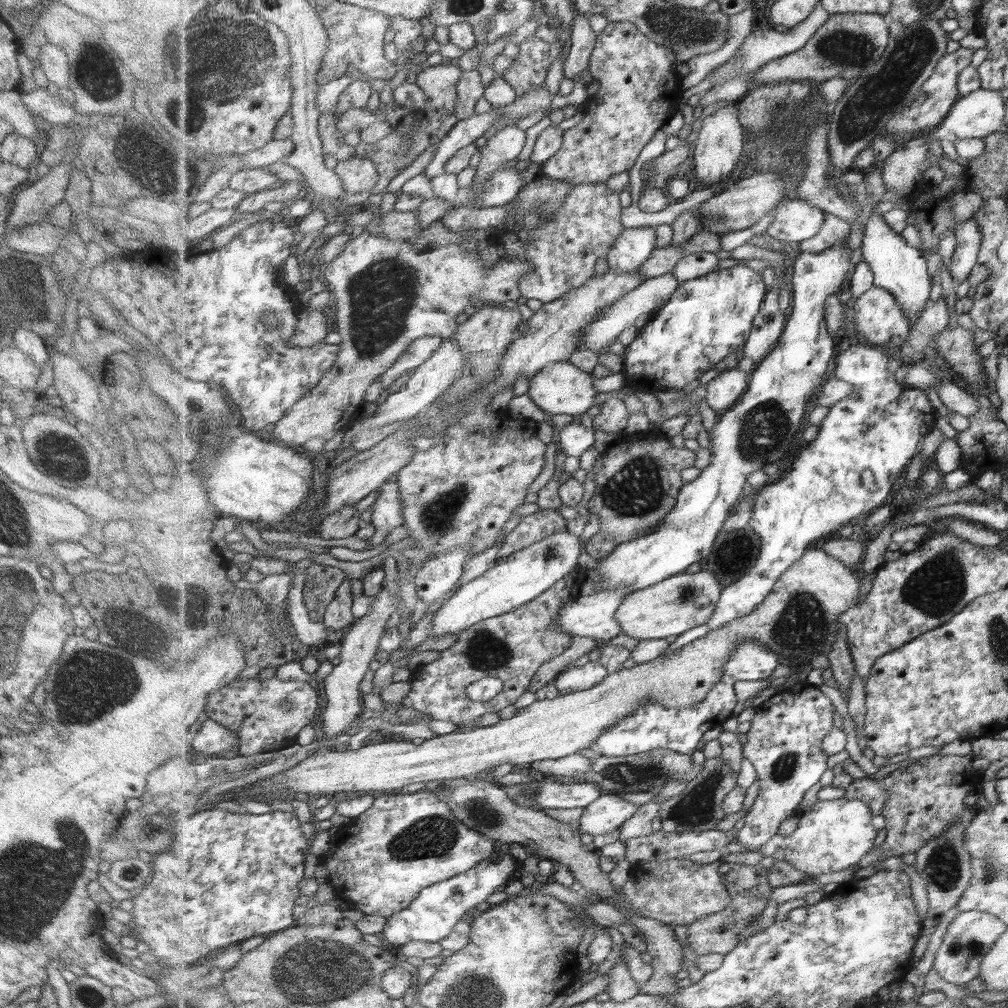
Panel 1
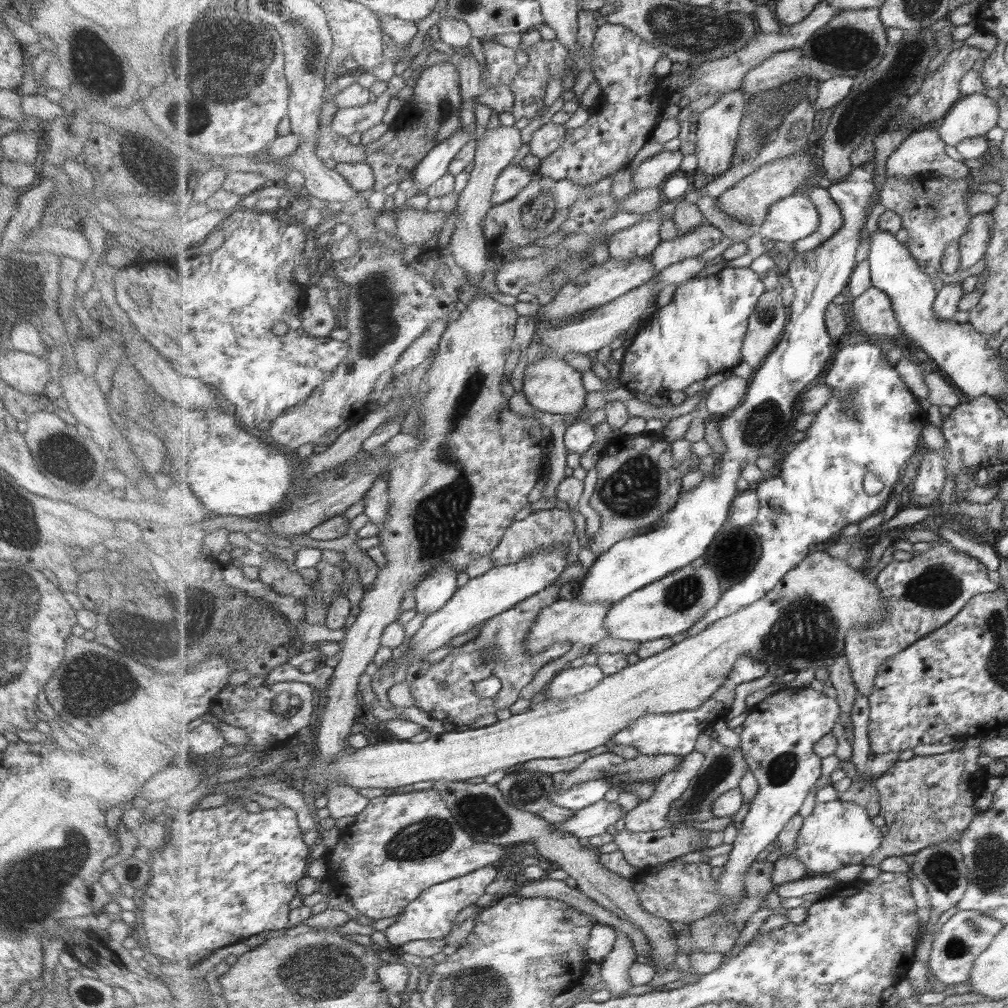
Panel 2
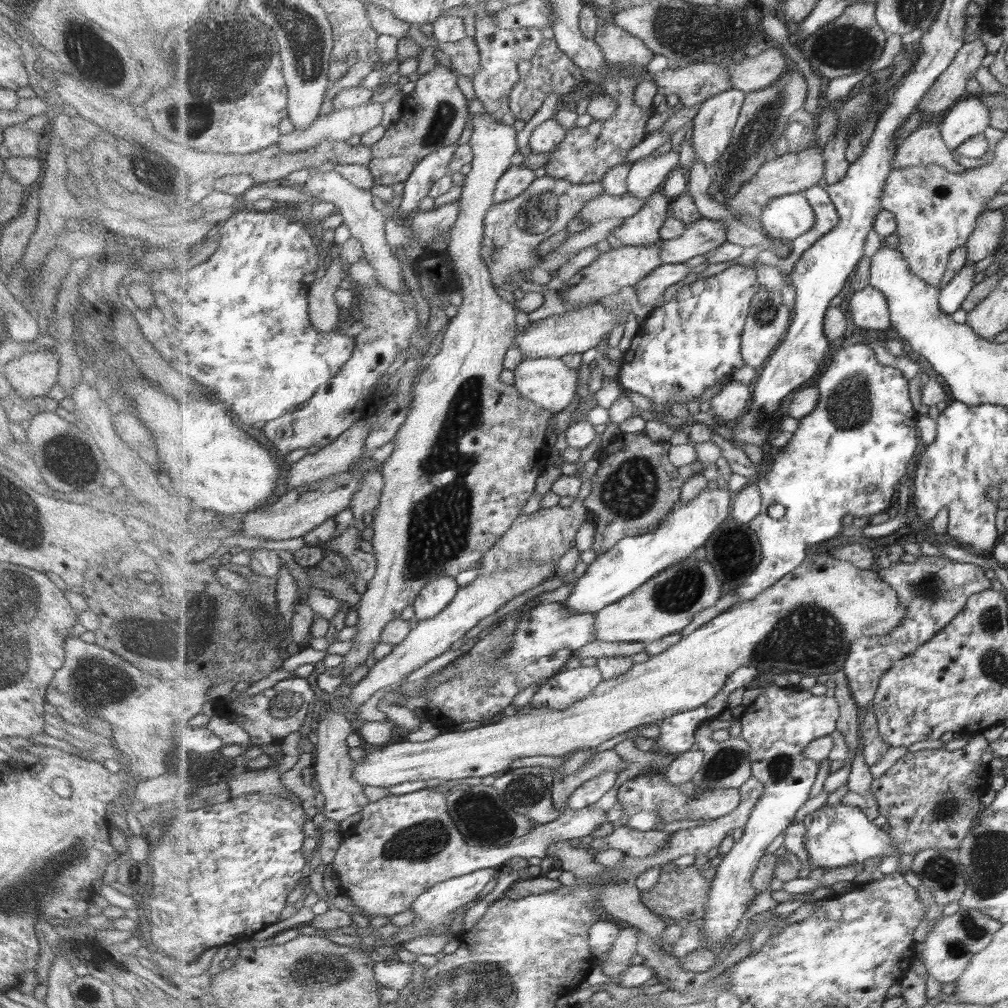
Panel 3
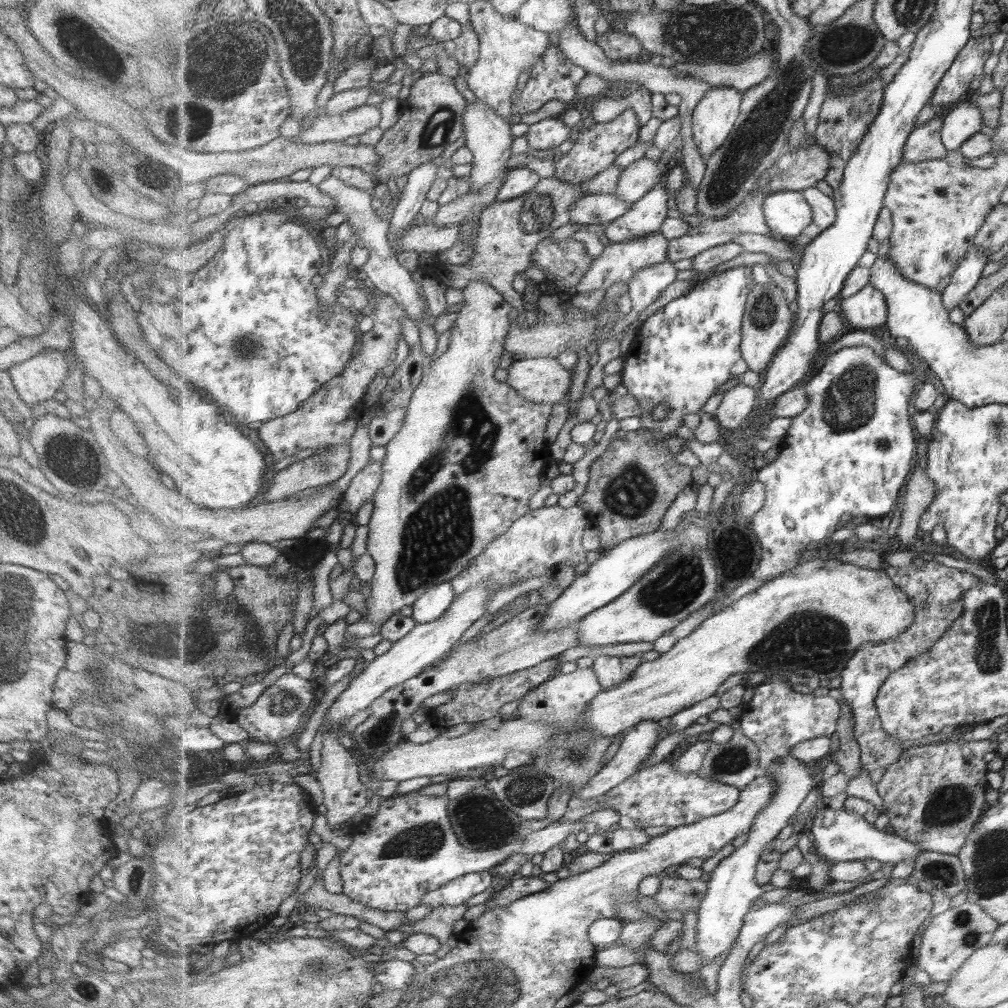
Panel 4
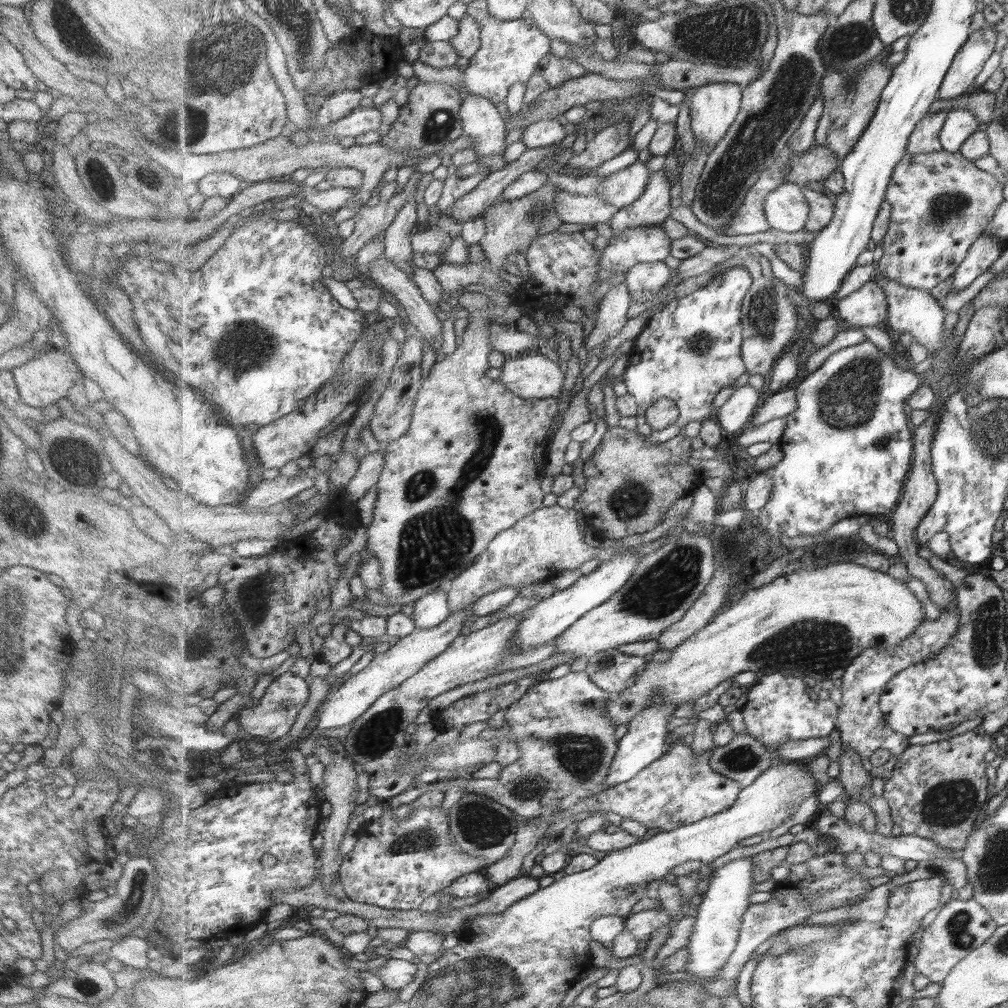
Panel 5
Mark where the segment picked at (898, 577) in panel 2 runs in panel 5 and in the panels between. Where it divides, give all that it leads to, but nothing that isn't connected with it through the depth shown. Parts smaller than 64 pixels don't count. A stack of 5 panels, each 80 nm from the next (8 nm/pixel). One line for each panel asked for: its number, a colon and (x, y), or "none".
3: (935, 590)
4: (937, 591)
5: (861, 722)

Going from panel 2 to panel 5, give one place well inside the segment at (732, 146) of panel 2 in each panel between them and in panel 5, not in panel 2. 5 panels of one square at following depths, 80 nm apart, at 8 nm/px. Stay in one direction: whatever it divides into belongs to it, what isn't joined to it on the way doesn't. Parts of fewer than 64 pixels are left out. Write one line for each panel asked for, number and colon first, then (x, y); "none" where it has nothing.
3: (713, 128)
4: (714, 119)
5: (715, 107)

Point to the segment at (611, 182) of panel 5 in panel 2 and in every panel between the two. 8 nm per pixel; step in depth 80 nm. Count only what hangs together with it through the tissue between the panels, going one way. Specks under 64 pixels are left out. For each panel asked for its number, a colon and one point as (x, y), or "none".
2: (652, 172)
3: (647, 174)
4: (637, 180)

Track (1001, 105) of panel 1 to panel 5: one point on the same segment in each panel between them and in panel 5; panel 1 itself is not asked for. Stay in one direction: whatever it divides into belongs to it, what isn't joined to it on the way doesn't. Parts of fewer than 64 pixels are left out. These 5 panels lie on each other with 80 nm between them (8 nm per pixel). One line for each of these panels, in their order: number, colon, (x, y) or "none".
2: (974, 115)
3: (970, 117)
4: (963, 122)
5: (960, 125)

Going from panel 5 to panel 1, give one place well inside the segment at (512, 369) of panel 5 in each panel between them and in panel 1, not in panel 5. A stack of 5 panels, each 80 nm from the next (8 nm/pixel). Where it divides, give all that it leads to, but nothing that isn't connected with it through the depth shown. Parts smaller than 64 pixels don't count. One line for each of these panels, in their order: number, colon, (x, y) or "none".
1: (561, 388)
2: (552, 385)
3: (549, 382)
4: (545, 380)

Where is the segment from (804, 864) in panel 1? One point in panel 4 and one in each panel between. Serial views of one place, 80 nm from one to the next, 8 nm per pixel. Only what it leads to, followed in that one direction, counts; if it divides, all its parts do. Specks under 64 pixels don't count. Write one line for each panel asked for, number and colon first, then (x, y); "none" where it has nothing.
2: (837, 833)
3: (839, 835)
4: (838, 835)

